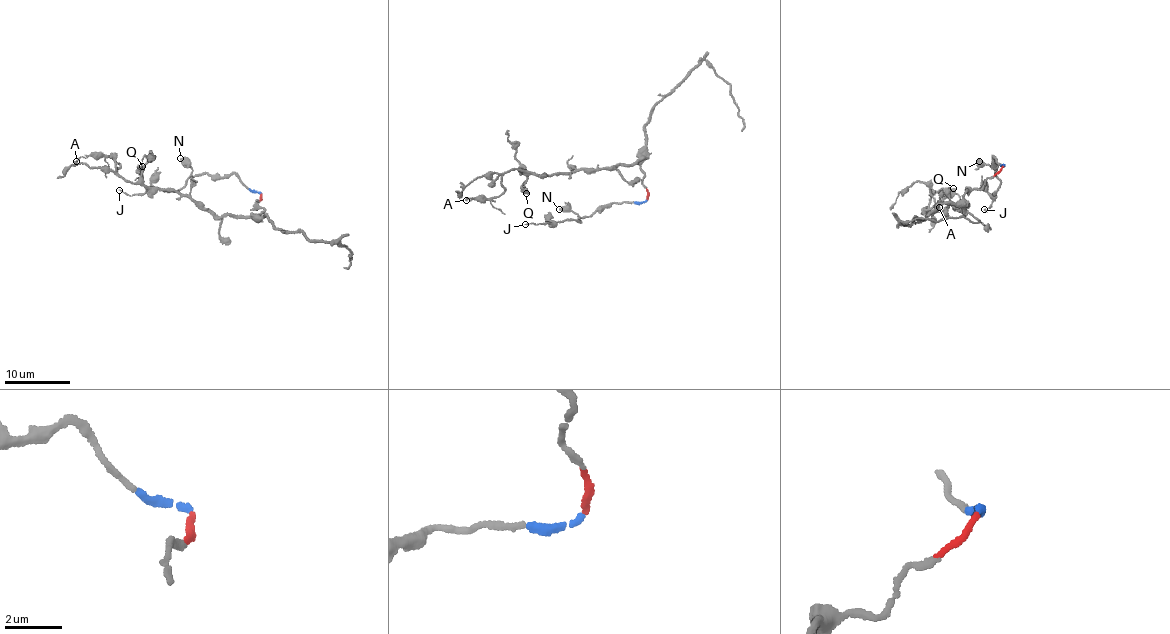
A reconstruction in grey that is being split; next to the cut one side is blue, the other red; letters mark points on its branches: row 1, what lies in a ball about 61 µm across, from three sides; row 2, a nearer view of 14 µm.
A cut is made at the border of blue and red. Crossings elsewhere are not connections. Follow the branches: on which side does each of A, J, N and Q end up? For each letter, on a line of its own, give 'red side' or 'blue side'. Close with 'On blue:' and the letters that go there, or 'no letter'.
A: red side
J: blue side
N: blue side
Q: red side
On blue: J, N

